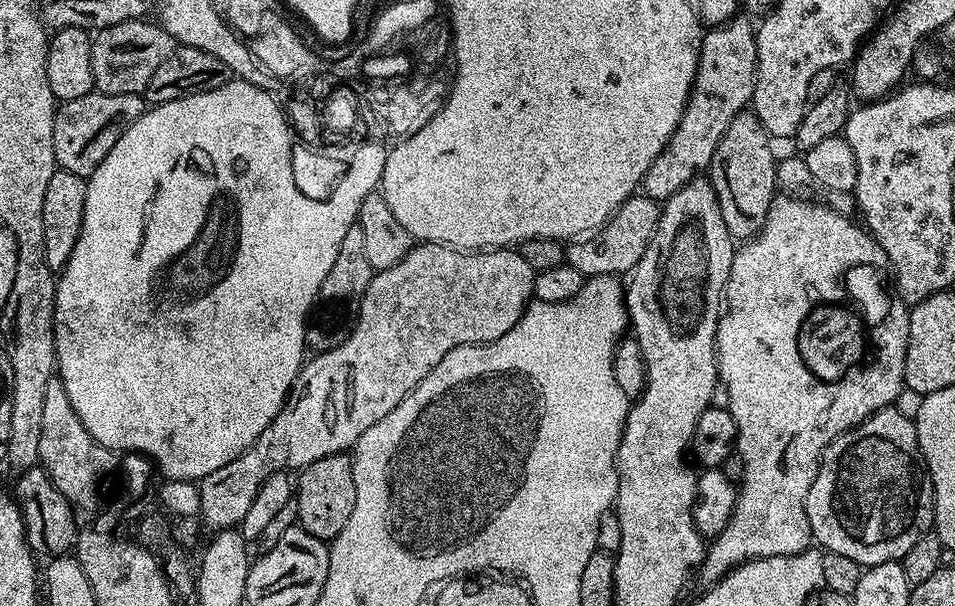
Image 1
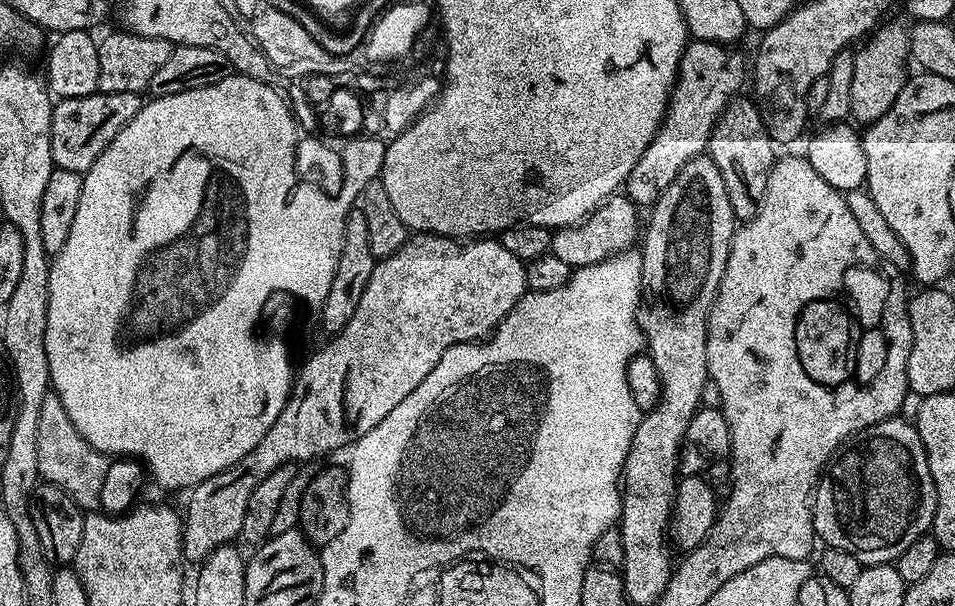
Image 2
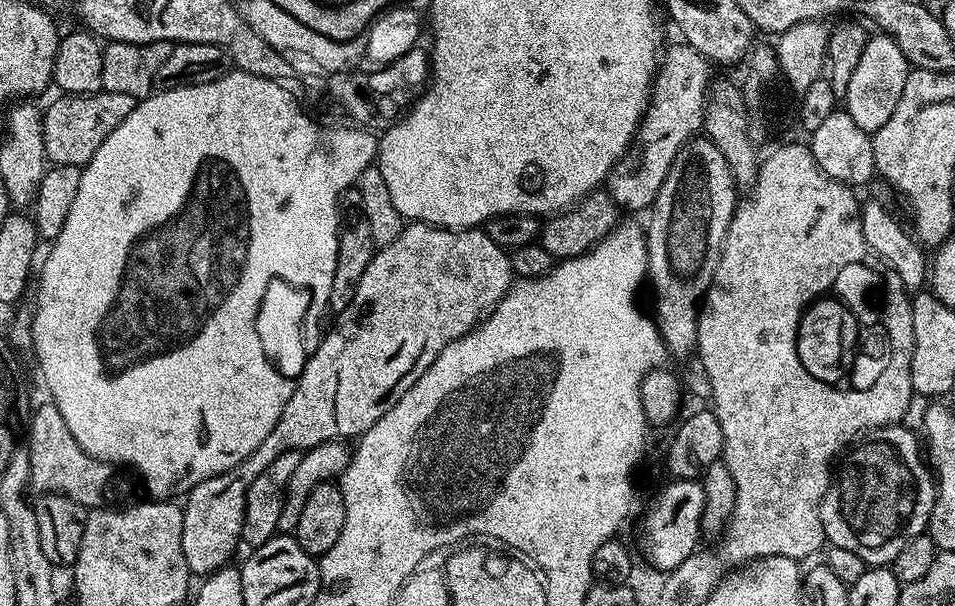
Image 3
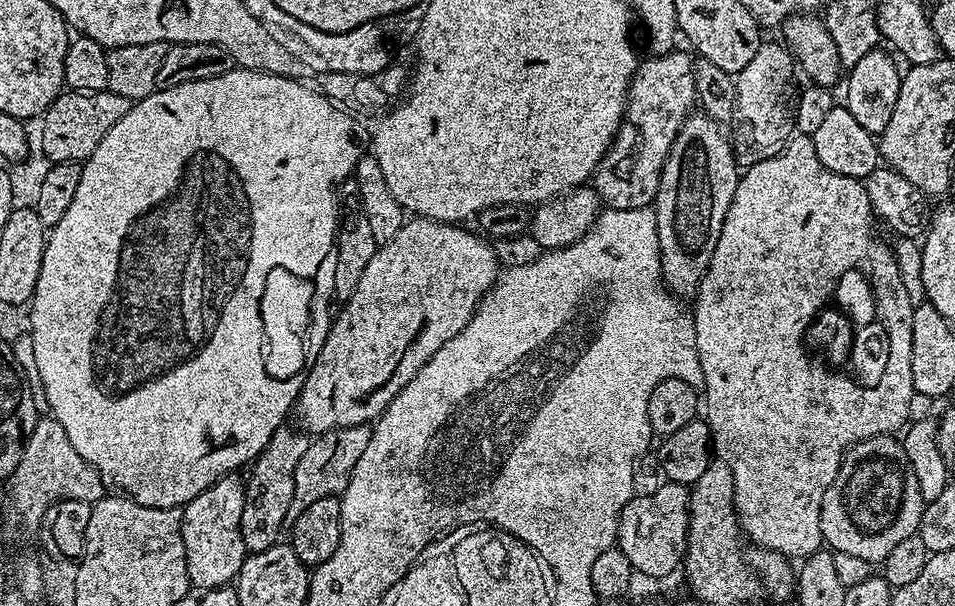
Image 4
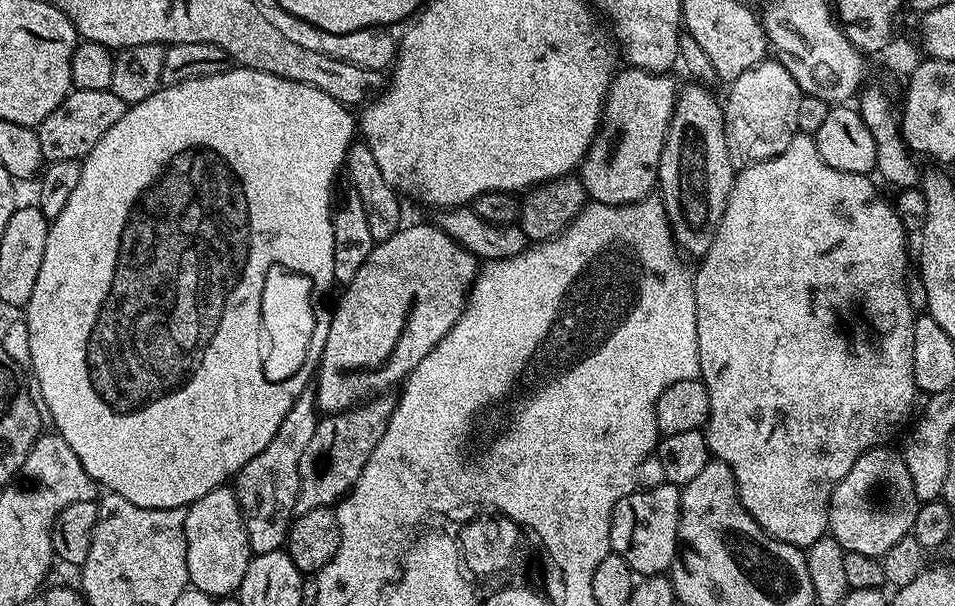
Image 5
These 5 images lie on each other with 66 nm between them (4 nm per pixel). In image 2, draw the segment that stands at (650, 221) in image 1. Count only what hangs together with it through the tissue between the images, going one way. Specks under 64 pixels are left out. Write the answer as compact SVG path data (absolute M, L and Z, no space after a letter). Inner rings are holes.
M617 194L598 205L594 211L585 216L579 224L568 224L552 232L551 255L562 258L566 266L573 270L582 266L594 266L619 252L627 252L637 243L642 232L641 209L627 194Z

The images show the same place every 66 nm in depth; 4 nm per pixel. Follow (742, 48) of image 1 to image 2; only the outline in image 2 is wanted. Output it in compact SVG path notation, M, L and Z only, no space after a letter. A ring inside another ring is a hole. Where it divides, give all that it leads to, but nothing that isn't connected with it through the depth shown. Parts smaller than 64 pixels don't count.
M692 40L685 46L676 85L672 87L672 99L668 101L668 112L650 146L646 146L642 158L638 158L634 170L630 170L626 181L626 194L636 205L655 204L657 198L668 189L670 182L674 182L678 170L682 170L686 162L707 149L708 140L722 110L726 110L733 98L741 95L743 88L740 87L746 84L744 60L736 50L732 46L705 40Z

